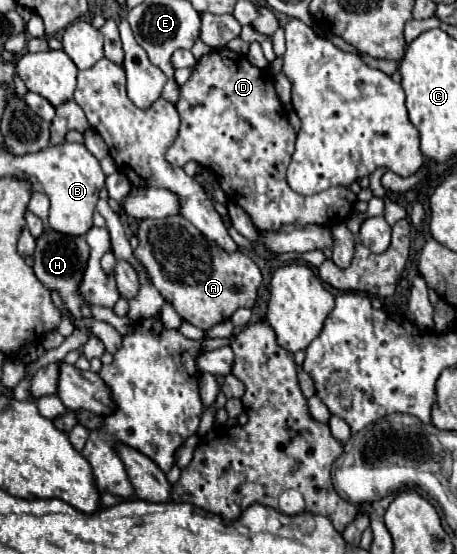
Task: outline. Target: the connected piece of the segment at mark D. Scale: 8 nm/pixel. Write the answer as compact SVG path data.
M228 48L200 56L188 82L180 86L176 110L180 114L180 130L166 152L166 160L172 166L184 166L190 160L194 160L200 166L212 170L228 200L246 210L258 232L276 232L286 224L334 226L344 222L346 216L354 210L356 194L344 186L334 186L314 196L302 196L290 190L286 182L286 168L295 151L297 133L286 118L284 106L274 90L272 76L252 66L252 62L246 56L230 52Z

